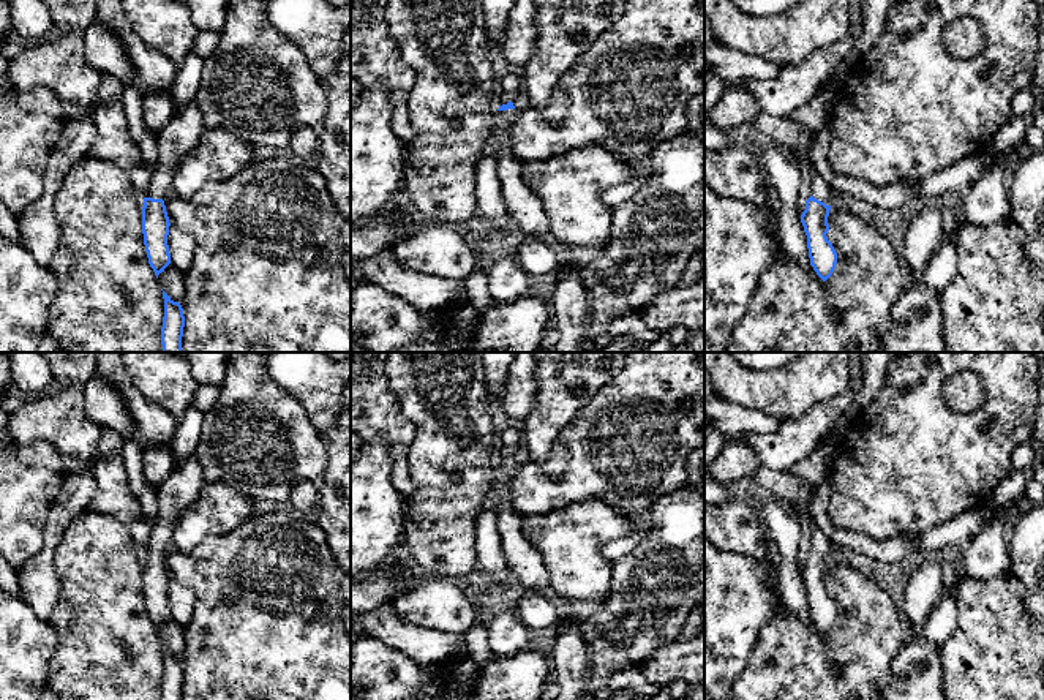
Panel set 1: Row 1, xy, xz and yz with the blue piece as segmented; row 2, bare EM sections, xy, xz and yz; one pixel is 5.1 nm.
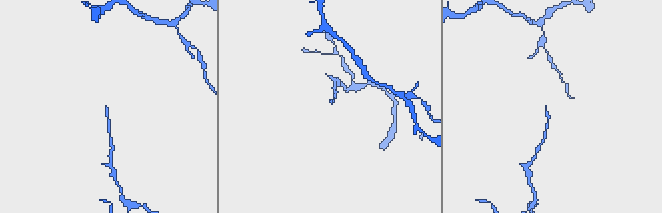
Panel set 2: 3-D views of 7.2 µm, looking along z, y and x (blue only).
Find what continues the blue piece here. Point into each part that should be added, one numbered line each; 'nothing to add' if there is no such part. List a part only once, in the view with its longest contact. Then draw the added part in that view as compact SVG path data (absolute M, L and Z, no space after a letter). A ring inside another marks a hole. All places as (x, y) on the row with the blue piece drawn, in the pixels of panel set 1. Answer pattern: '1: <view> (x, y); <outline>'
1: yz (820, 190); M813 171L812 196L826 205L831 205L832 202L832 190L817 171Z

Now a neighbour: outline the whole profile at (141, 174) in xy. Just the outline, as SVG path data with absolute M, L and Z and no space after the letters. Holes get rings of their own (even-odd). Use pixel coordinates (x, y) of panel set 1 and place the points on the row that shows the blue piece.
M141 161L139 164L133 166L128 172L134 190L144 199L152 182L153 171L144 161Z

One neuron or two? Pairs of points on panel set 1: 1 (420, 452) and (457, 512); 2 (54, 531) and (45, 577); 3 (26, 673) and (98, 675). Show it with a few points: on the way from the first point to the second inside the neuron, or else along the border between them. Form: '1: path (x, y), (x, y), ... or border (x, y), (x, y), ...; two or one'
1: path (435, 466), (449, 481), (449, 498); one
2: path (51, 542), (45, 556), (45, 566); one
3: border (59, 639), (45, 683); two

